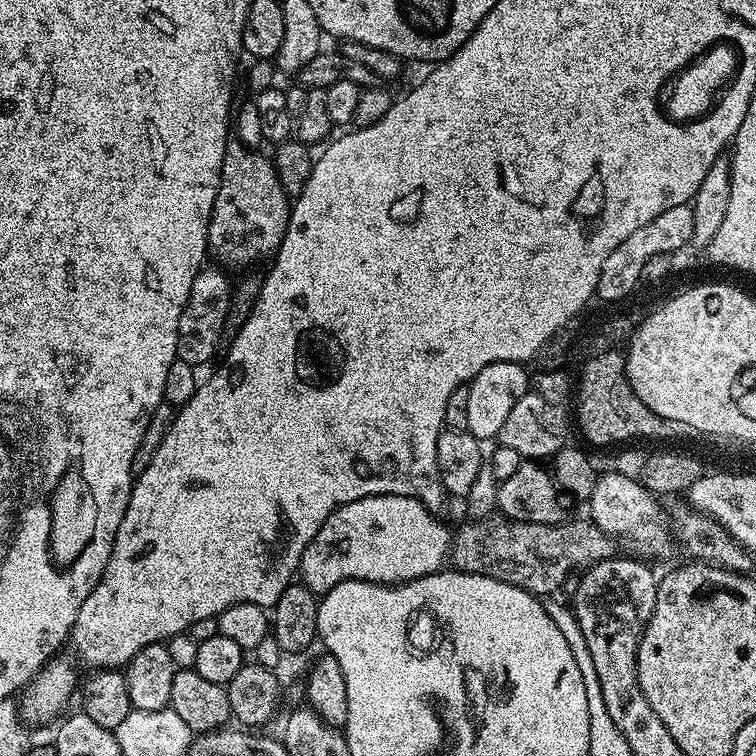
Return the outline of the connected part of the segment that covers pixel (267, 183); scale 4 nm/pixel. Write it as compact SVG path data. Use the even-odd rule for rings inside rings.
M232 138L222 158L220 185L208 227L208 251L216 255L217 265L228 270L248 270L259 260L271 261L286 234L290 197L282 190L271 159L262 153Z

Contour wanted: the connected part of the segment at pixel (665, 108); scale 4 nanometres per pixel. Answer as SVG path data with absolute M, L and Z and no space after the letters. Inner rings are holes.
M716 36L716 40L708 40L700 52L692 52L684 64L672 68L672 72L667 72L664 80L660 80L656 96L652 96L656 116L660 116L664 124L672 124L672 128L692 128L692 124L701 124L720 108L720 104L724 104L724 96L736 88L740 72L744 72L744 48L740 48L732 36Z

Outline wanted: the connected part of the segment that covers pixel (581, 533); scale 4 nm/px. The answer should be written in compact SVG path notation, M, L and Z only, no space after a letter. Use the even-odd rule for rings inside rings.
M493 514L484 520L468 523L453 533L451 565L455 571L494 578L518 586L533 596L551 597L560 592L568 576L617 555L617 541L591 519L583 519L572 518L563 524L535 524Z

